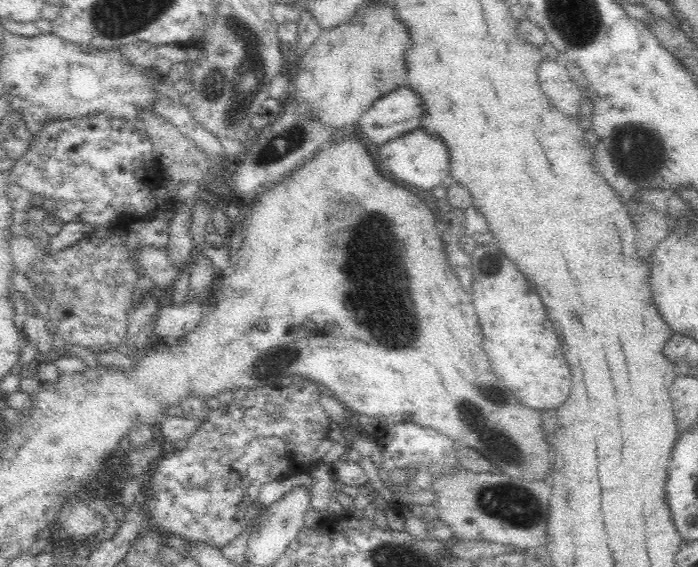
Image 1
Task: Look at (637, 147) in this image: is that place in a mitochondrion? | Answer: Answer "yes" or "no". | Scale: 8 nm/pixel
yes

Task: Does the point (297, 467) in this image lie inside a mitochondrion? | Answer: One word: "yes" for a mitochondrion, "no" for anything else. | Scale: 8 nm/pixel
no

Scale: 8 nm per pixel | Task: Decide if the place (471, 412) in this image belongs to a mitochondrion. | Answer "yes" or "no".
yes

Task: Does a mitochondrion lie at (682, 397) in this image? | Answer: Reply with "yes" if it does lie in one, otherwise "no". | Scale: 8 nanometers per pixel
no

